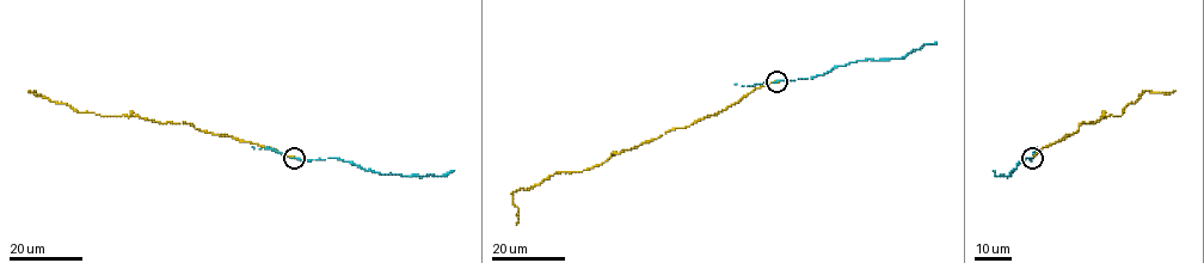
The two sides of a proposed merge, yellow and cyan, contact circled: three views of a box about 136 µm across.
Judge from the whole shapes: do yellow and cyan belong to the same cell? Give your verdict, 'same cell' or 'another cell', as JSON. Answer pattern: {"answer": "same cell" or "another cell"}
{"answer": "another cell"}

